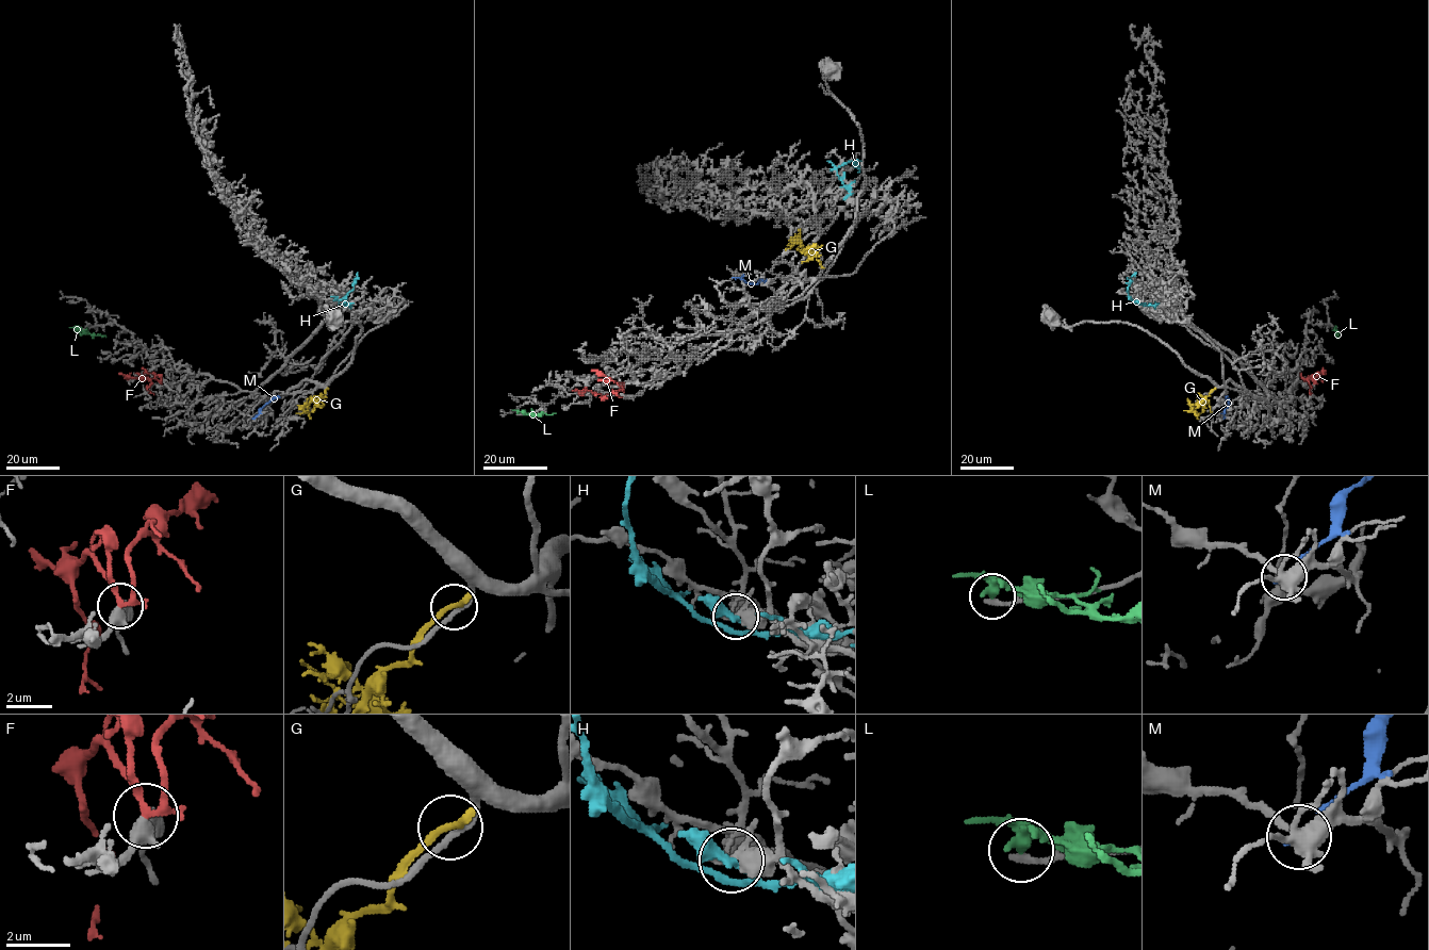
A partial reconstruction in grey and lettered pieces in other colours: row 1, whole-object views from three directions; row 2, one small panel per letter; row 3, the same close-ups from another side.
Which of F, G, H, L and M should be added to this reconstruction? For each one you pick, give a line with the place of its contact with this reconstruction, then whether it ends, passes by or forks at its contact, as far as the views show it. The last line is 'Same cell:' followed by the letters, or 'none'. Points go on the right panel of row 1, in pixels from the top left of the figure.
F: meets grey at (1314, 383); it forks there
Same cell: F

